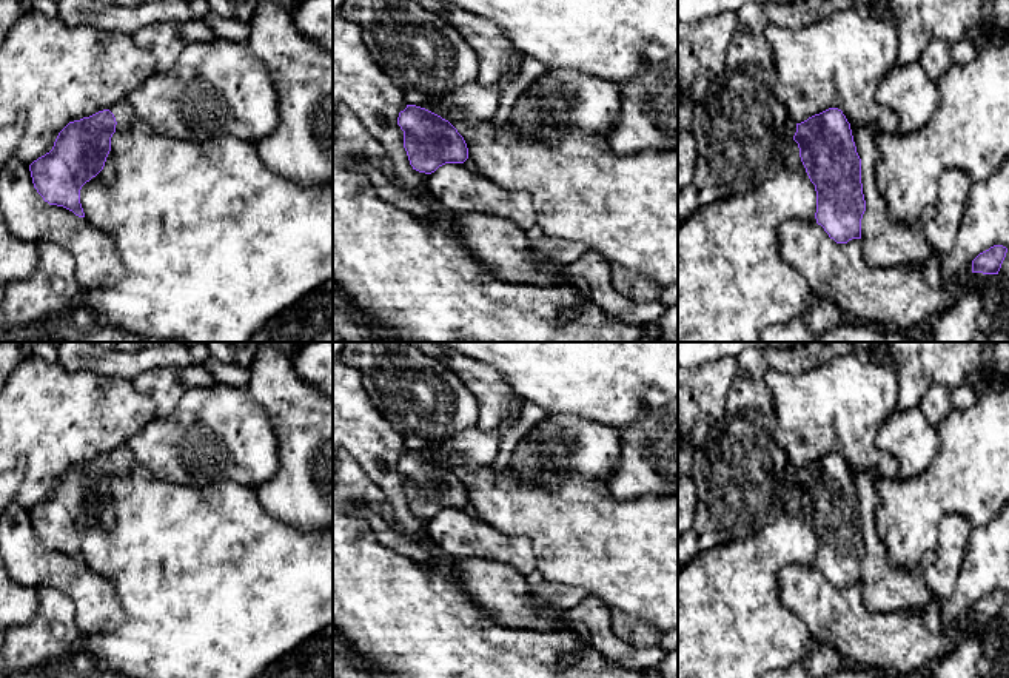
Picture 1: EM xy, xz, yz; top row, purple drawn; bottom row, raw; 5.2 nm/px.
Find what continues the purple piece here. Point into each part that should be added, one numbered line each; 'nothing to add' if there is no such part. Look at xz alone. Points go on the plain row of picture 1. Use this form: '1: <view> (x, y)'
1: xz (479, 449)

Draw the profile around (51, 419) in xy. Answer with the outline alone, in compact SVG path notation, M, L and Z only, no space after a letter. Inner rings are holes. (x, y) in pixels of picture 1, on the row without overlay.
M29 356L0 390L0 473L15 468L23 472L15 502L29 512L52 495L59 478L69 467L109 455L157 416L153 399L139 393L131 379L102 376L86 370L68 371L59 362L46 364L37 356Z

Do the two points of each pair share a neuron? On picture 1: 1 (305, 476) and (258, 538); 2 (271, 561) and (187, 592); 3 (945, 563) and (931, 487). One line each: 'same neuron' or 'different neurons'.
1: different neurons
2: same neuron
3: different neurons

